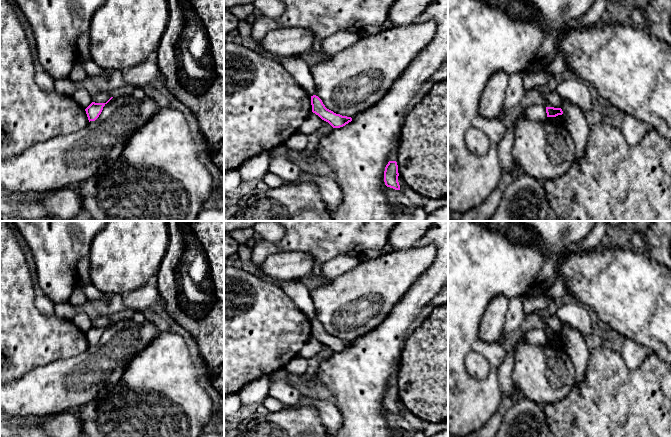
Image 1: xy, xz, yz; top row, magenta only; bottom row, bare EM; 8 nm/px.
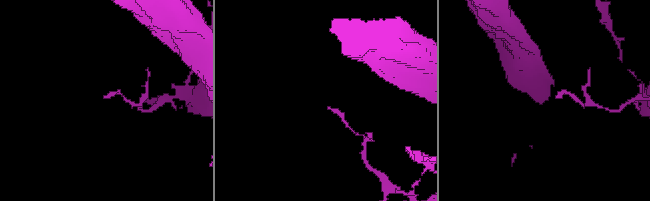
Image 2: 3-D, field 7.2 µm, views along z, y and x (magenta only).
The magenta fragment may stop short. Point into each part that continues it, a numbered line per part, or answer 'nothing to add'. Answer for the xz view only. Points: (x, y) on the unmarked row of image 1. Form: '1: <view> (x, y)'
nothing to add

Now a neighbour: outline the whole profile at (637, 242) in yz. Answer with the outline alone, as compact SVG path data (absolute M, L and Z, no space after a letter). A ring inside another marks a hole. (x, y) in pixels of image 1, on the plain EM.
M637 230L633 233L630 240L630 248L637 252L644 252L646 250L646 242L643 237L643 232Z

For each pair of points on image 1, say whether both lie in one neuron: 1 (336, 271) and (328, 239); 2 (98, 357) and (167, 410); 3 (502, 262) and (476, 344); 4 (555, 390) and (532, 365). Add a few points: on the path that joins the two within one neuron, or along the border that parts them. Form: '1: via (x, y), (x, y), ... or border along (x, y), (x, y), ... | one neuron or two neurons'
1: border along (356, 255), (337, 255), (327, 260), (318, 275) | two neurons
2: border along (136, 355), (123, 375), (113, 385), (103, 388) | two neurons
3: via (482, 282), (471, 293), (471, 324) | one neuron
4: via (551, 384), (538, 371) | one neuron

